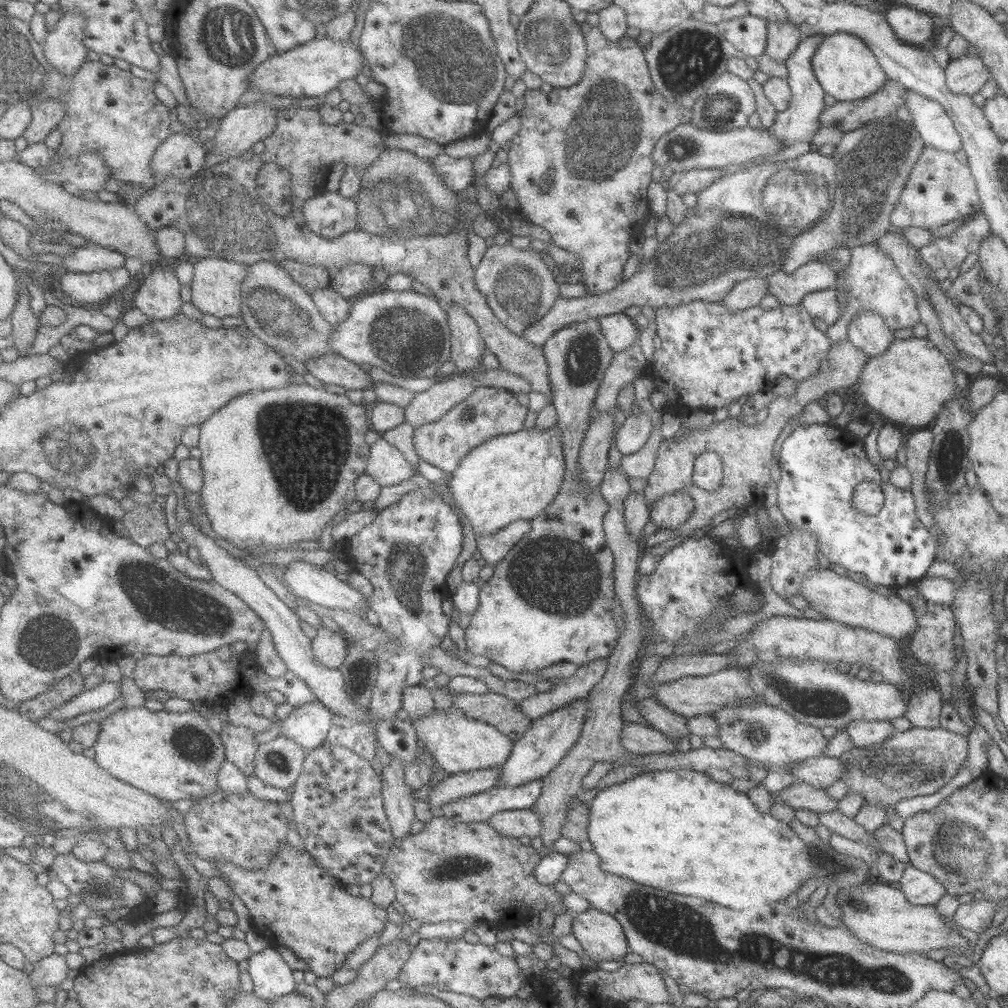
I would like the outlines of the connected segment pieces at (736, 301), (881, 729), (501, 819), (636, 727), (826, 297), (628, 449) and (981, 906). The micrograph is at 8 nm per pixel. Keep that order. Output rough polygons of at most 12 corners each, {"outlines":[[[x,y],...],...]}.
{"outlines":[[[767,277],[737,282],[721,302],[731,313],[757,307]],[[852,721],[842,730],[856,750],[895,734],[889,721]],[[532,809],[498,812],[489,820],[501,836],[540,836]],[[636,723],[619,733],[633,755],[676,750],[676,741]],[[835,288],[809,292],[800,303],[827,326],[841,310]],[[644,412],[629,415],[615,433],[621,455],[637,452],[652,428]],[[999,900],[959,905],[950,918],[979,934],[990,926]]]}

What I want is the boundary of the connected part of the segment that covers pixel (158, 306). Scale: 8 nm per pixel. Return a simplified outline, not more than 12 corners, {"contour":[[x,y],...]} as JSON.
{"contour":[[153,267],[133,306],[152,320],[181,312],[175,267]]}

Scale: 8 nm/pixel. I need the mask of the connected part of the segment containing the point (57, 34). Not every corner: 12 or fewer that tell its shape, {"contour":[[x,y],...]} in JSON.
{"contour":[[60,13],[43,42],[68,78],[88,61],[84,14]]}

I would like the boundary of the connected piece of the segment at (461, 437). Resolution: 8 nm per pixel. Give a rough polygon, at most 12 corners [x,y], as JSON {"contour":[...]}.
{"contour":[[480,387],[416,428],[423,460],[454,473],[476,446],[525,429],[529,408]]}

